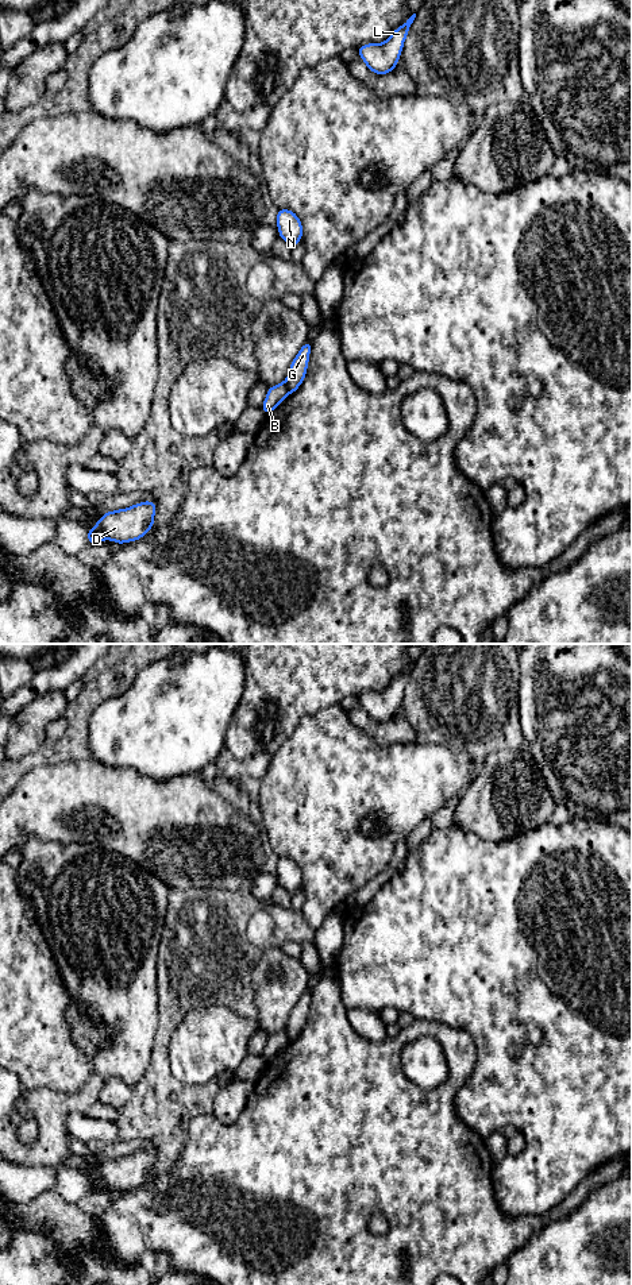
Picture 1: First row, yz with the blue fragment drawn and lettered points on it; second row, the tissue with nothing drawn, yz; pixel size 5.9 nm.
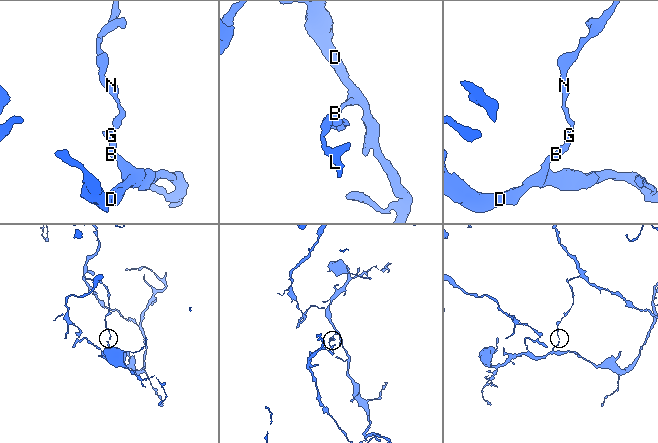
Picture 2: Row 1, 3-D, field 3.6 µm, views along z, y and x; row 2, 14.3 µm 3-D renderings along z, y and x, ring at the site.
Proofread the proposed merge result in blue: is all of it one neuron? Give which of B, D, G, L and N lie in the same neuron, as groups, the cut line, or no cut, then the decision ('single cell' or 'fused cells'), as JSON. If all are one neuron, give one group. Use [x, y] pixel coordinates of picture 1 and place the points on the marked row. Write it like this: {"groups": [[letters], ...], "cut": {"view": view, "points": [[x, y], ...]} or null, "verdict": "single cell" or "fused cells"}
{"groups": [["B", "D"], ["G", "L", "N"]], "cut": {"view": "yz", "points": [[284, 382], [289, 393]]}, "verdict": "fused cells"}

